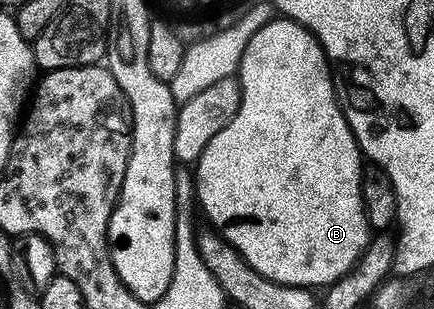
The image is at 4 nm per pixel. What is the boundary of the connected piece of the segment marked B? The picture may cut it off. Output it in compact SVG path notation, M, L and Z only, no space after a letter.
M274 18L267 26L263 26L247 42L247 50L241 59L239 69L241 82L241 101L239 110L211 142L207 142L207 150L198 158L195 165L197 171L197 200L205 211L205 216L210 225L220 232L221 237L239 253L246 263L258 271L265 279L274 280L276 283L289 284L299 288L312 289L313 284L328 286L334 284L339 277L347 274L355 266L355 262L365 253L369 244L371 229L365 217L365 207L361 197L361 170L363 157L357 140L351 134L351 126L347 118L341 113L341 104L337 101L337 92L333 88L331 65L325 59L325 52L317 40L301 24L294 20Z

